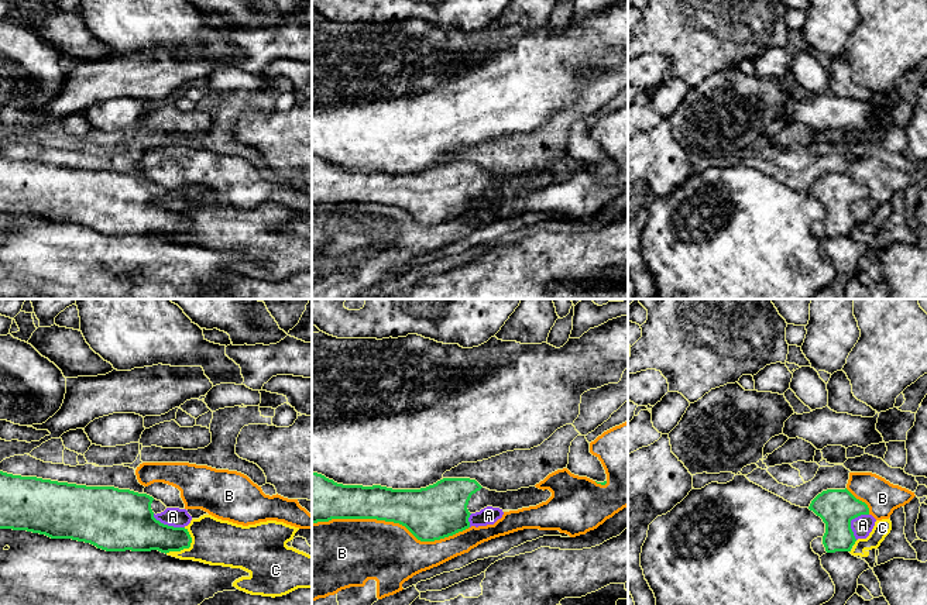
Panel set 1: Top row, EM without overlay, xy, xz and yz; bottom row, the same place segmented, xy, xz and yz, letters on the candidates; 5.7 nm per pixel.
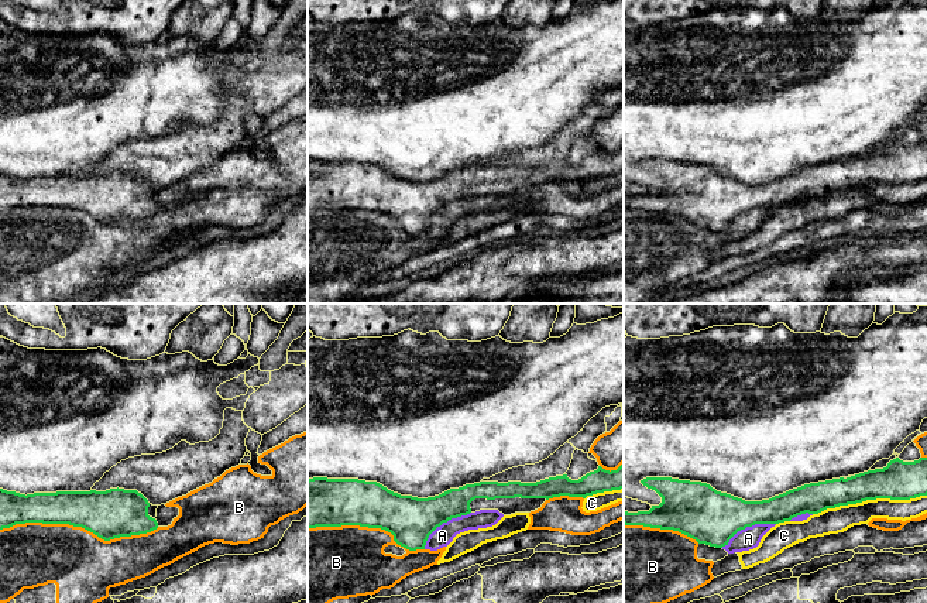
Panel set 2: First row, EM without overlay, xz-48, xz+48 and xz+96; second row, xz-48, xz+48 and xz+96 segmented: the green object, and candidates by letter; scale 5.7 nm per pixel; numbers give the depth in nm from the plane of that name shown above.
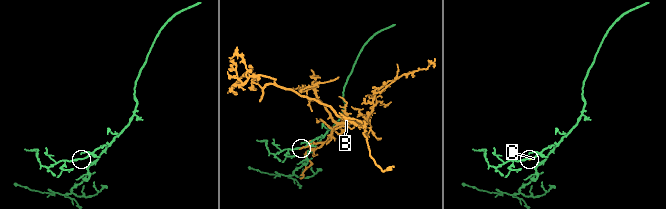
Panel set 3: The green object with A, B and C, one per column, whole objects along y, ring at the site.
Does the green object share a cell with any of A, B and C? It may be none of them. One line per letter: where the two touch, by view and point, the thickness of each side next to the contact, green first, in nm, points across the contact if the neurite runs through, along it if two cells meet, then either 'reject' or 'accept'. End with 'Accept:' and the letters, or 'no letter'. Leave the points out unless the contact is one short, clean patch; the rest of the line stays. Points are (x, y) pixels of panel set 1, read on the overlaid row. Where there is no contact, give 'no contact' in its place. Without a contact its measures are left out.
A: meets green in yz at (850, 522); 220 nm thick on the green side, 120 nm on the other; reject
B: meets green in xz at (391, 521); 300 nm thick on the green side, 360 nm on the other; reject
C: meets green in xy at (186, 547); 200 nm thick on the green side, 260 nm on the other; reject
Accept: no letter

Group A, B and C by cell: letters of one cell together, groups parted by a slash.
A B / C

